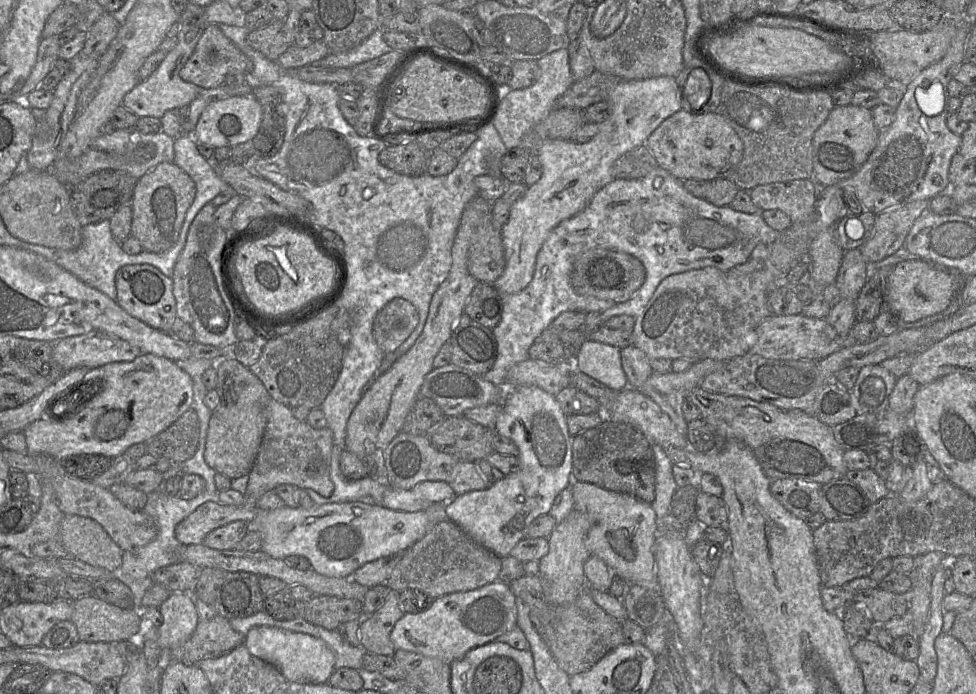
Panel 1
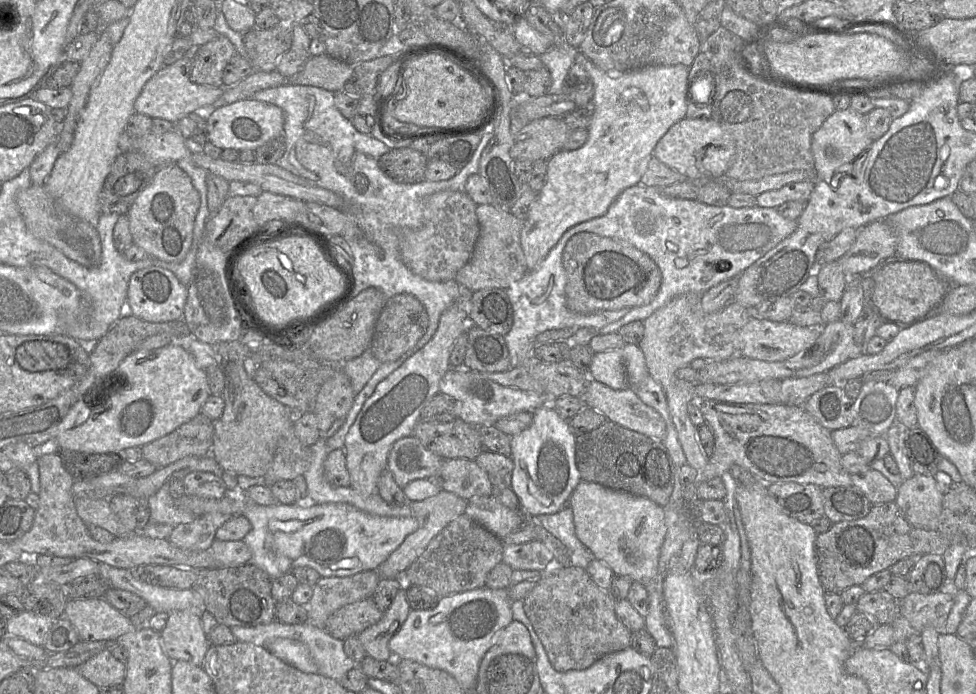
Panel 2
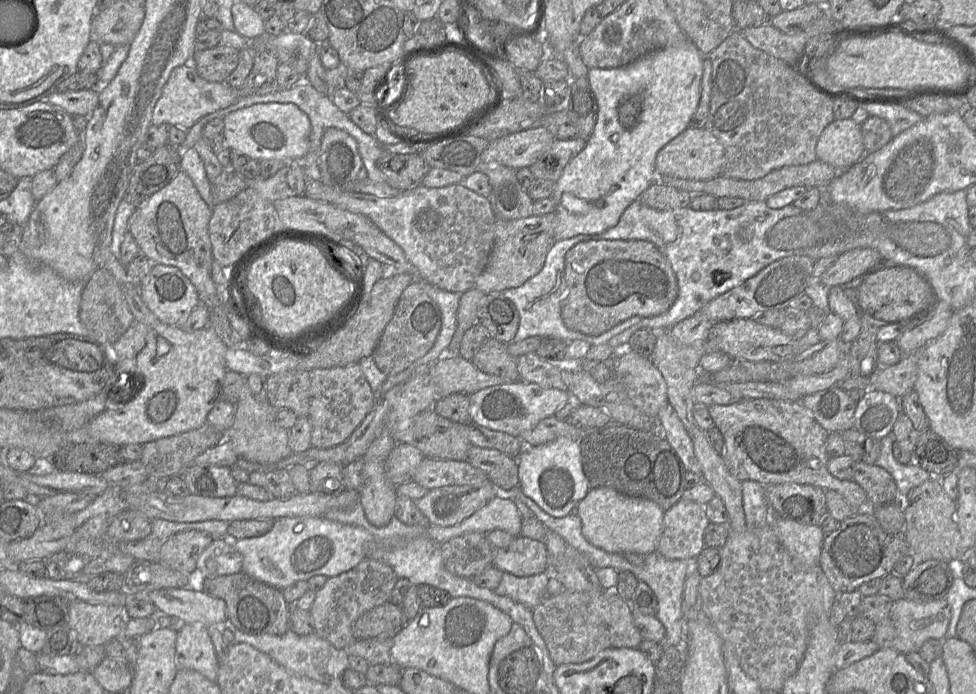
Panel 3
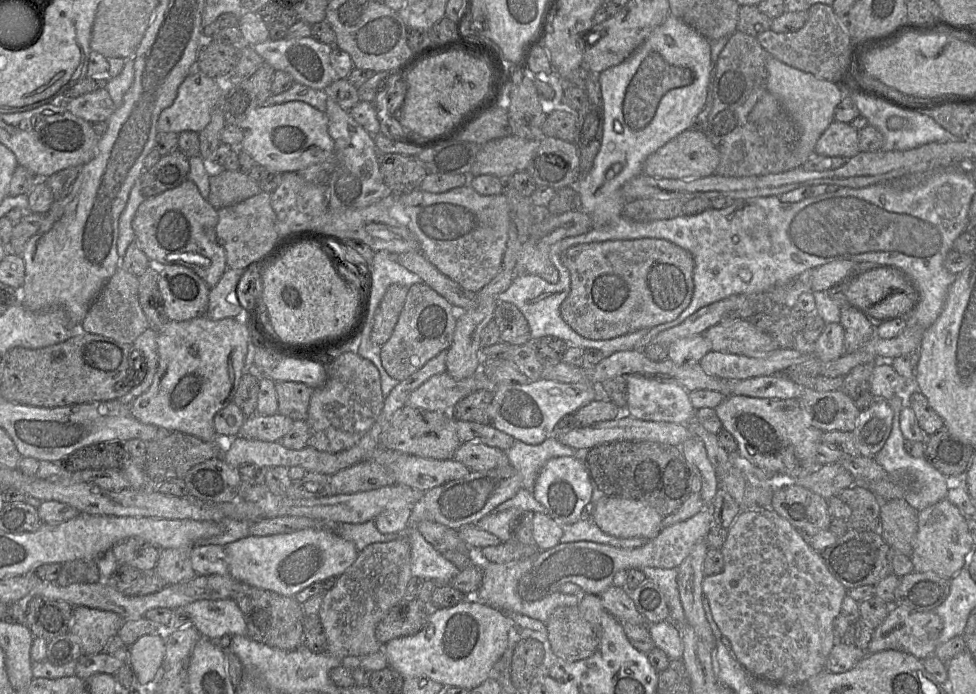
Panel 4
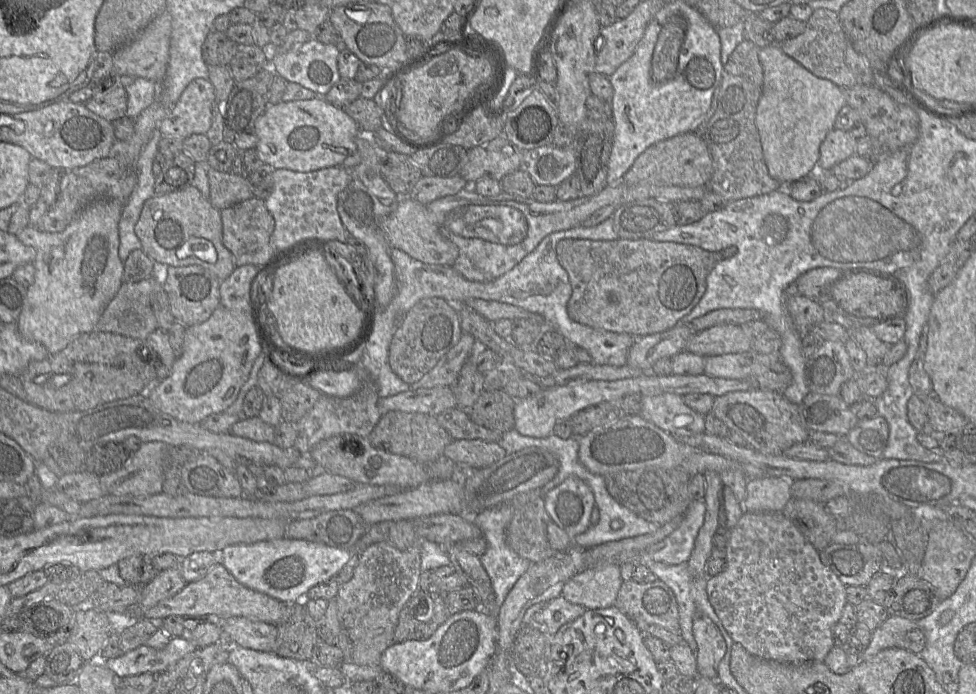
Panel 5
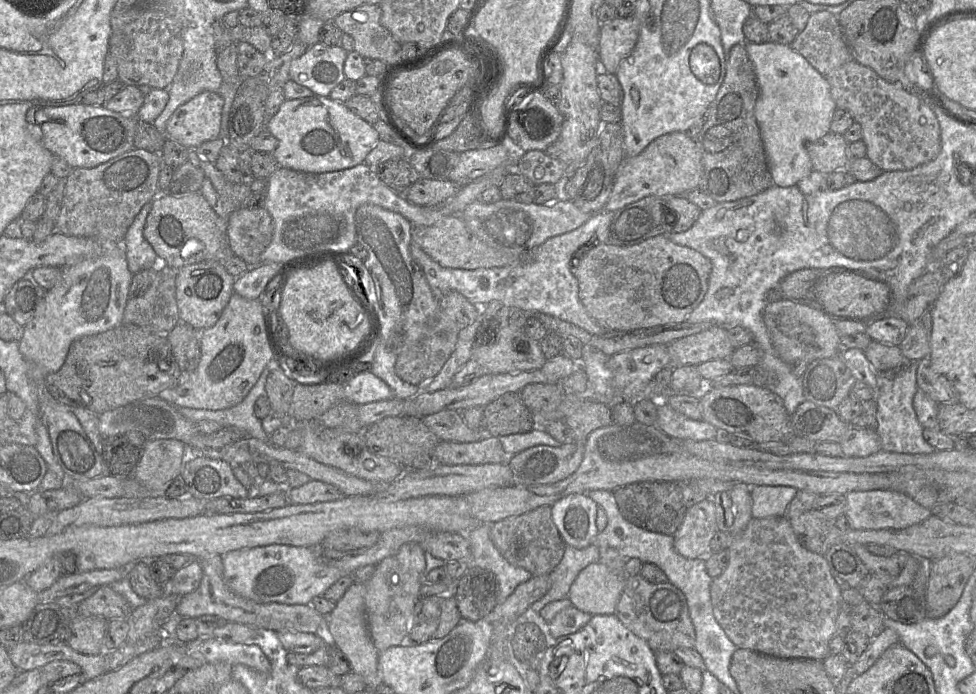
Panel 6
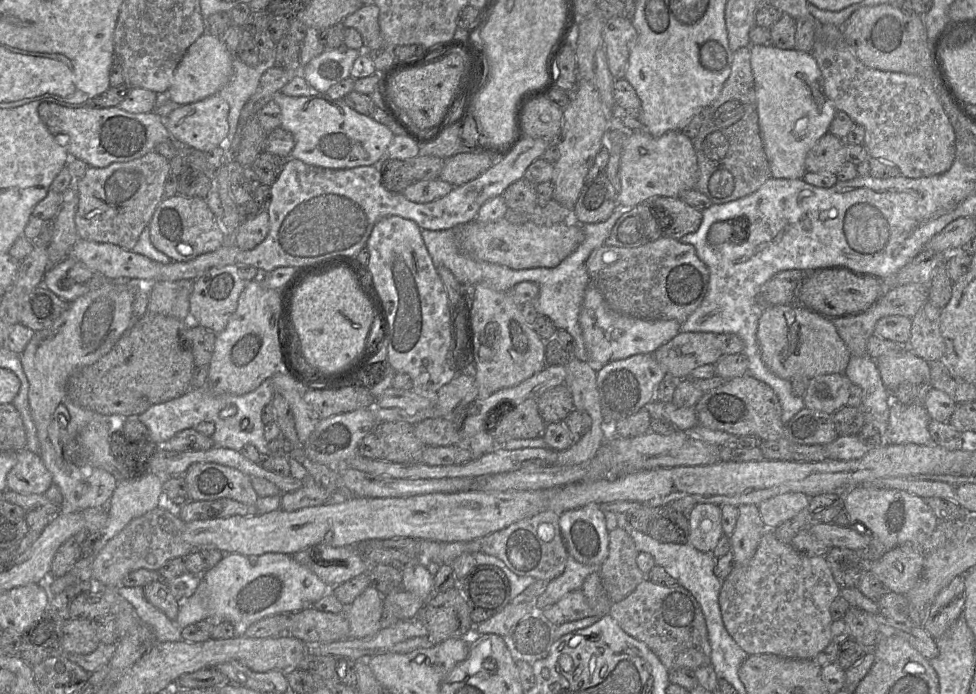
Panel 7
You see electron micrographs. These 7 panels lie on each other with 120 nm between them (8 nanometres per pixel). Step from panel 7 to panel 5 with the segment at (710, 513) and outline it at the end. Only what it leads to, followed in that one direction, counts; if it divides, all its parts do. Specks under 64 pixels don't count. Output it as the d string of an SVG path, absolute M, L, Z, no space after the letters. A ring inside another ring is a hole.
M704 500L691 501L680 526L662 541L649 546L644 552L656 561L669 565L687 563L695 540L705 519Z

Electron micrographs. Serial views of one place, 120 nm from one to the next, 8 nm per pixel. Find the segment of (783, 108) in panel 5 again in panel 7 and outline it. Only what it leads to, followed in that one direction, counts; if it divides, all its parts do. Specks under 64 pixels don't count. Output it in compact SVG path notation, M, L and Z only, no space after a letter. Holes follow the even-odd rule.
M775 46L749 47L760 136L771 177L802 179L808 152L829 132L837 110L825 94L821 71L811 53Z

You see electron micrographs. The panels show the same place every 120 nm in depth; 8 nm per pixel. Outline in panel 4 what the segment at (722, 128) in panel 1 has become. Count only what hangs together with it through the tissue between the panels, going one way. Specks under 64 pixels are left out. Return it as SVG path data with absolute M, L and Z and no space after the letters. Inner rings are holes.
M688 129L650 154L642 166L648 176L666 179L700 179L713 175L720 162L720 154L704 131Z

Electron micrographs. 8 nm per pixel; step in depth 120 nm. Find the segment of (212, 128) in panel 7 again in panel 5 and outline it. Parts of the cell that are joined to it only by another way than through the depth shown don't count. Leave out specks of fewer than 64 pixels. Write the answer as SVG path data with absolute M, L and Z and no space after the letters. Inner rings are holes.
M194 79L164 118L159 130L163 137L185 139L192 134L205 134L212 124L215 89L209 79Z

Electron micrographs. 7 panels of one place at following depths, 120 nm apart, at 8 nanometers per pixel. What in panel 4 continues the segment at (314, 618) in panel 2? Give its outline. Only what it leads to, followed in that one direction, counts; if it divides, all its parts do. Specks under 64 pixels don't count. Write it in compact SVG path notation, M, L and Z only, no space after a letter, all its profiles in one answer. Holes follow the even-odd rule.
M399 537L387 543L374 543L359 552L356 561L338 577L335 586L323 594L318 617L325 630L327 652L343 659L346 656L368 655L380 651L383 644L376 638L376 627L404 599L412 577L411 546L407 537Z

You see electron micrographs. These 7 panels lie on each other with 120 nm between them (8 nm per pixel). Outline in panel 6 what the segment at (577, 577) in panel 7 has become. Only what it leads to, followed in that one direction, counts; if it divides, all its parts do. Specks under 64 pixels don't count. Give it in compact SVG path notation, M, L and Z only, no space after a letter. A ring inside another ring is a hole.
M566 545L562 561L550 573L551 586L549 590L531 606L531 609L539 613L547 604L567 598L579 573L590 564L598 563L599 560L599 548L595 545L589 545L582 549Z

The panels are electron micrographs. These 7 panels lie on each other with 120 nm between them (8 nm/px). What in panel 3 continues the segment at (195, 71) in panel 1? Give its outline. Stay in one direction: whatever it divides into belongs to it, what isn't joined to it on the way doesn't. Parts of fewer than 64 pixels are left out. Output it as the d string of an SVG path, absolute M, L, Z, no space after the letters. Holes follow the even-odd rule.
M217 45L194 52L191 64L198 75L208 82L224 83L238 64L239 50L235 46Z

